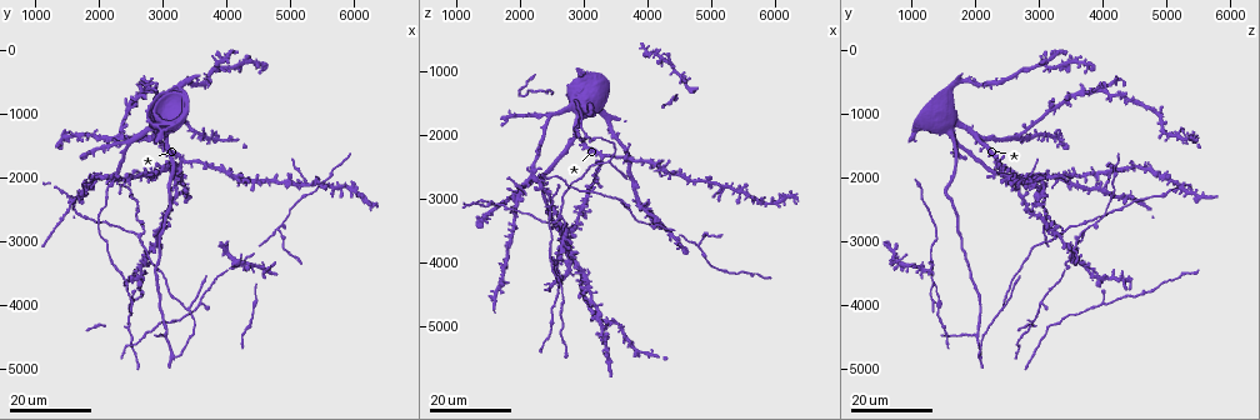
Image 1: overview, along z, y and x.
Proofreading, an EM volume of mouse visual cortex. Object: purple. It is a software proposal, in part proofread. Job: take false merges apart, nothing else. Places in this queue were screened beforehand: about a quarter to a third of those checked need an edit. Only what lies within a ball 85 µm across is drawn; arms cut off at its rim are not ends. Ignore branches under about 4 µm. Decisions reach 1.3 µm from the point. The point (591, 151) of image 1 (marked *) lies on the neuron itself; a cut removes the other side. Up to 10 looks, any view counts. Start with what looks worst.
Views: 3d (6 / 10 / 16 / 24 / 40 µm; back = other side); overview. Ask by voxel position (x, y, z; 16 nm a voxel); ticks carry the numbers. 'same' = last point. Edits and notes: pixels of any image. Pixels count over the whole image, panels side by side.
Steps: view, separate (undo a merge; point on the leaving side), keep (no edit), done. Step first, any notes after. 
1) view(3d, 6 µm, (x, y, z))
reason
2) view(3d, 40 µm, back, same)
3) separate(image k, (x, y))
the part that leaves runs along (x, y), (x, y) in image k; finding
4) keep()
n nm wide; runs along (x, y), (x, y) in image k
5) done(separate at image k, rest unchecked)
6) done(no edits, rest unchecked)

view(3d, 16 µm, (5250, 2100, 2800))
thin arm on a thick one

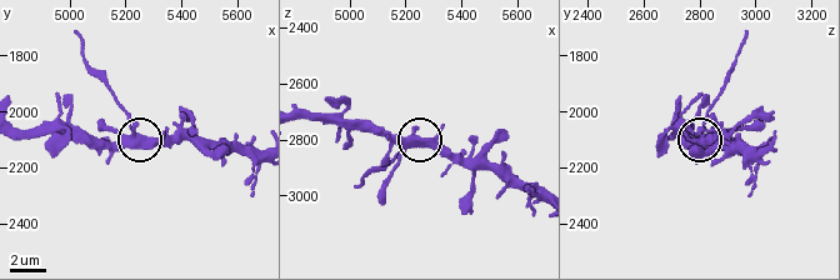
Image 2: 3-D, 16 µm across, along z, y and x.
view(3d, 10 µm, (5230, 2070, 2820))

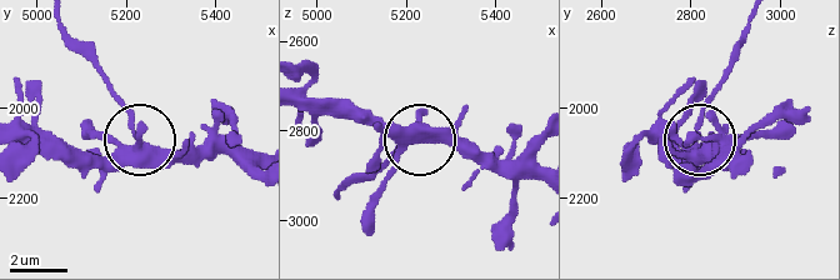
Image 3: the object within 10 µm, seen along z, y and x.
separate(image 3, (115, 95))
370 nm wide; the part that leaves runs along (131, 128), (126, 108), (63, 23) in image 3; a second neuron is stuck on

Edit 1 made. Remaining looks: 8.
view(overview)
redraw

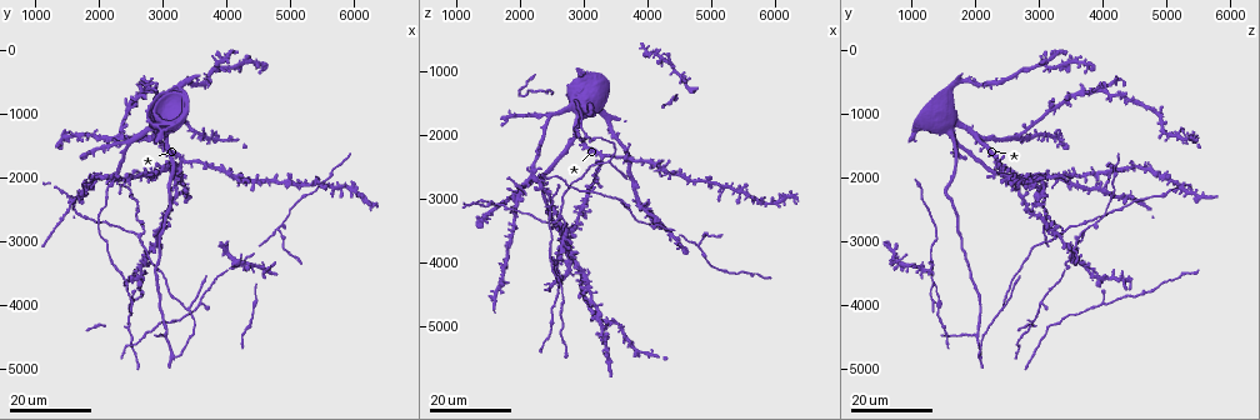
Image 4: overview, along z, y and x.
view(3d, 24 µm, (4800, 2800, 3700))
a fork

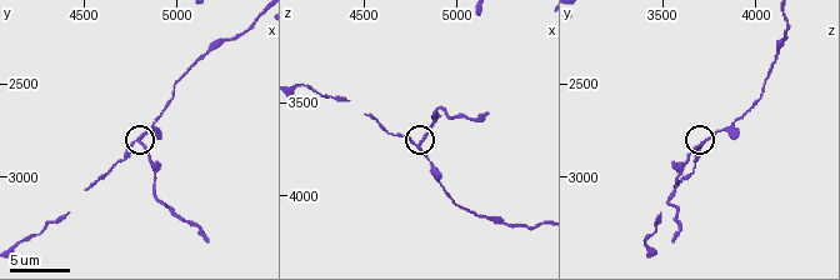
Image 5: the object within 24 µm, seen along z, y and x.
view(3d, 10 µm, (4800, 2800, 3740))

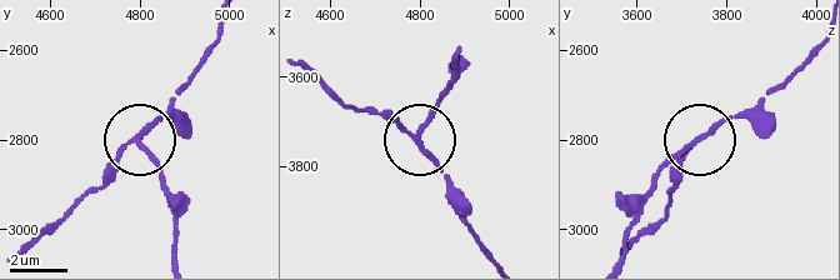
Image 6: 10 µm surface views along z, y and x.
view(3d, 10 µm, back, (4800, 2800, 3740))

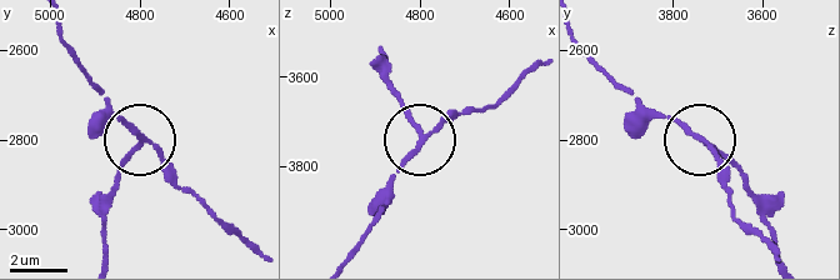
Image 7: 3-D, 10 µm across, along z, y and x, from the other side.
separate(image 7, (121, 166))
3 arms; the part that leaves runs along (141, 146), (123, 168), (105, 211), (105, 254) in image 7; two neurons meet here

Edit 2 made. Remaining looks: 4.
view(overview)

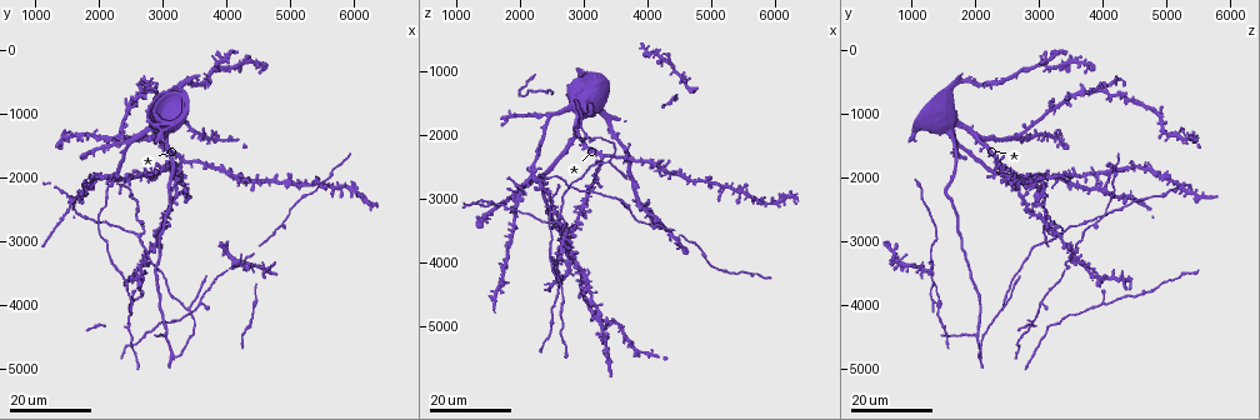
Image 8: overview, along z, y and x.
view(3d, 16 µm, (2450, 3950, 4000))
branch point

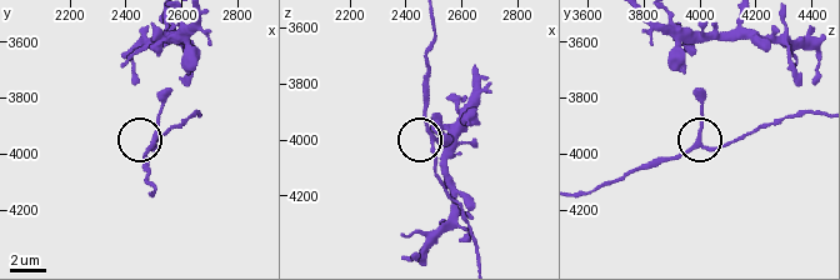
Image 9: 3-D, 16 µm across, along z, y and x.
view(3d, 10 µm, (2490, 3980, 3990))

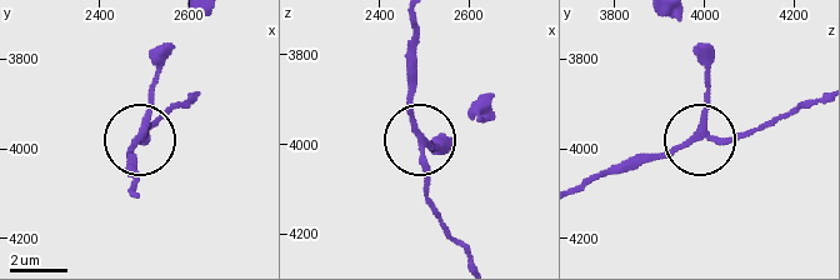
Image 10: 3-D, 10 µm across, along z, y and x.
view(3d, 10 µm, back, (2490, 3975, 3995))

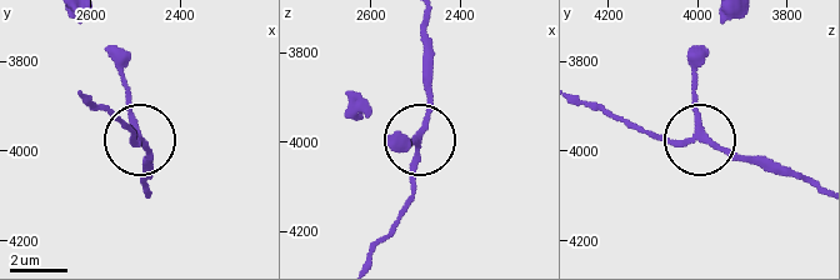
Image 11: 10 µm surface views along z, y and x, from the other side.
keep()
side arm 29 µm; 3 arms; one neuron here

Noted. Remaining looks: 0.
done(separate at image 3, separate at image 7, rest unchecked)

